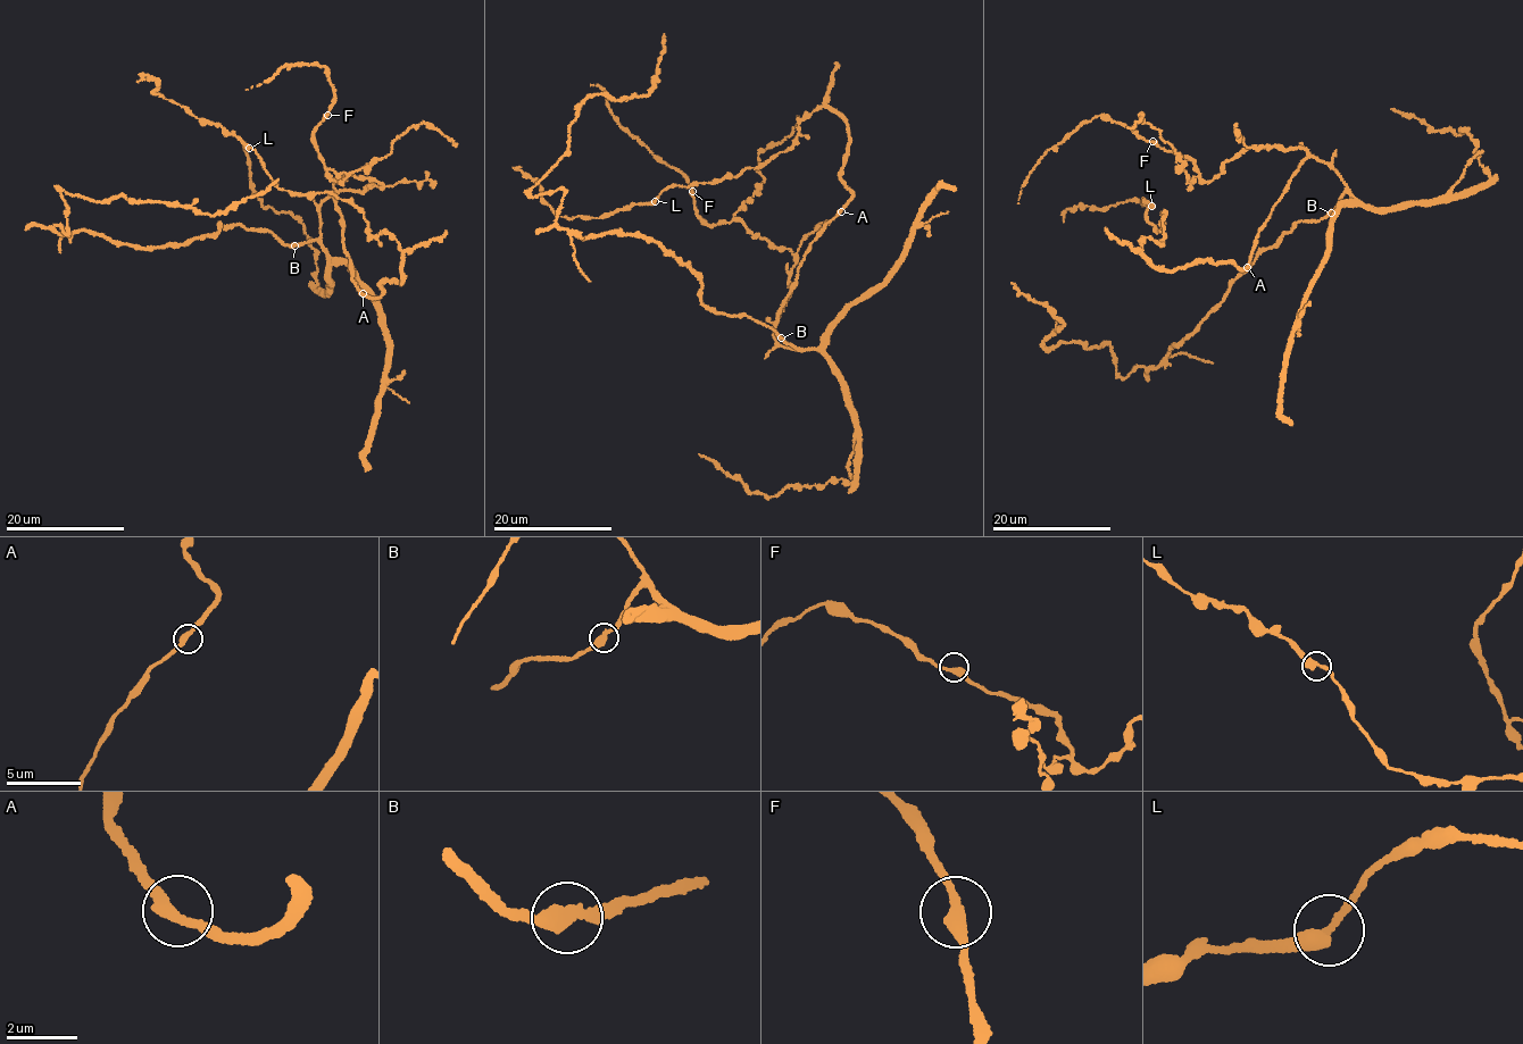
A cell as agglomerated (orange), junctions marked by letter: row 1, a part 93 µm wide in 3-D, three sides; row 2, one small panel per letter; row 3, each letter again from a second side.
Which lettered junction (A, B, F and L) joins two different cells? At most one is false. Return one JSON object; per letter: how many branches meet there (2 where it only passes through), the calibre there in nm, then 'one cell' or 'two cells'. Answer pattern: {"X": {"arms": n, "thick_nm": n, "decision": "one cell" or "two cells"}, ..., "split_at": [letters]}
{"A": {"arms": 2, "thick_nm": 320, "decision": "one cell"}, "B": {"arms": 2, "thick_nm": 340, "decision": "one cell"}, "F": {"arms": 2, "thick_nm": 340, "decision": "one cell"}, "L": {"arms": 2, "thick_nm": 360, "decision": "one cell"}, "split_at": []}

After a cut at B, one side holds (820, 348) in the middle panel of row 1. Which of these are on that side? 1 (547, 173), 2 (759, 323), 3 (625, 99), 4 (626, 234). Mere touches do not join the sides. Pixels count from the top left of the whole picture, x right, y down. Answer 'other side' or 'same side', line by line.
1: other side
2: other side
3: other side
4: other side

